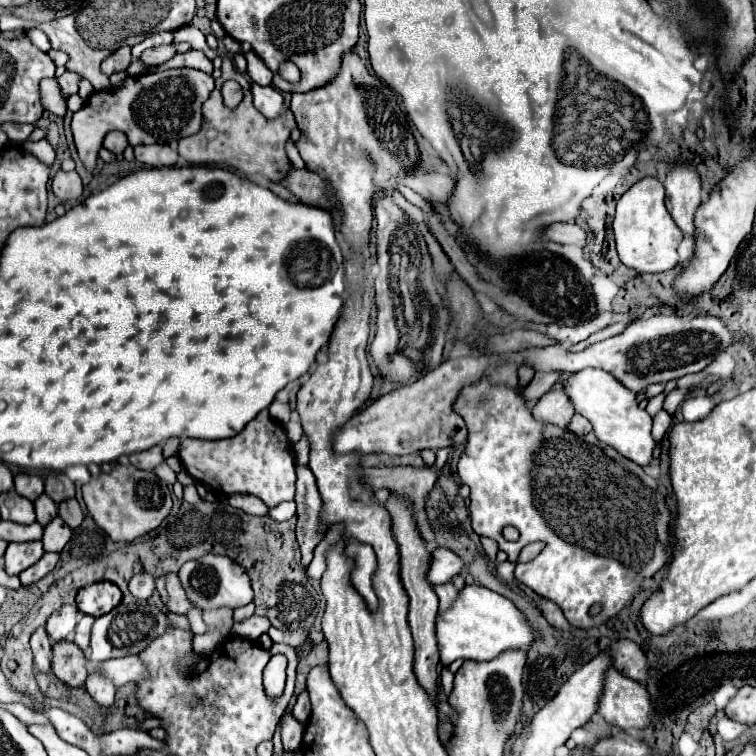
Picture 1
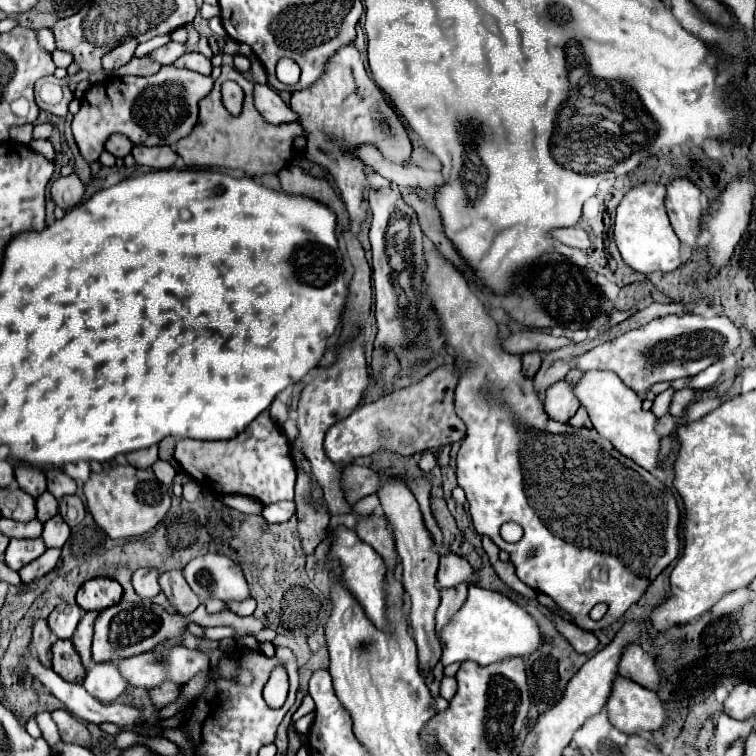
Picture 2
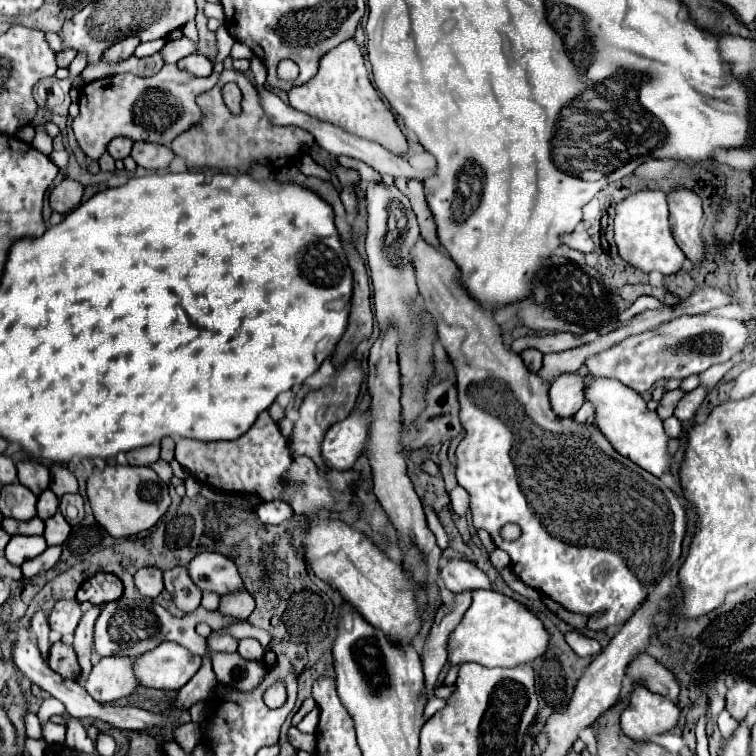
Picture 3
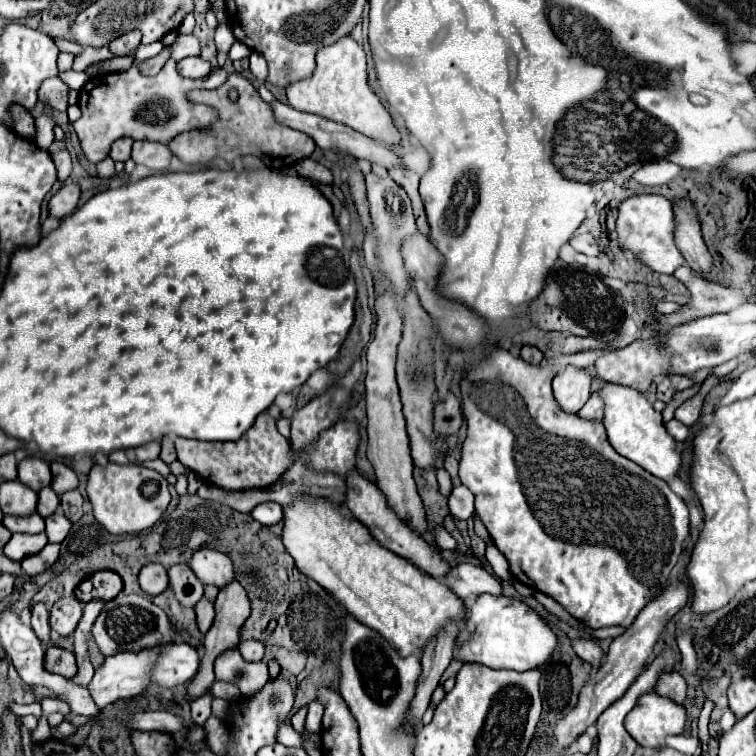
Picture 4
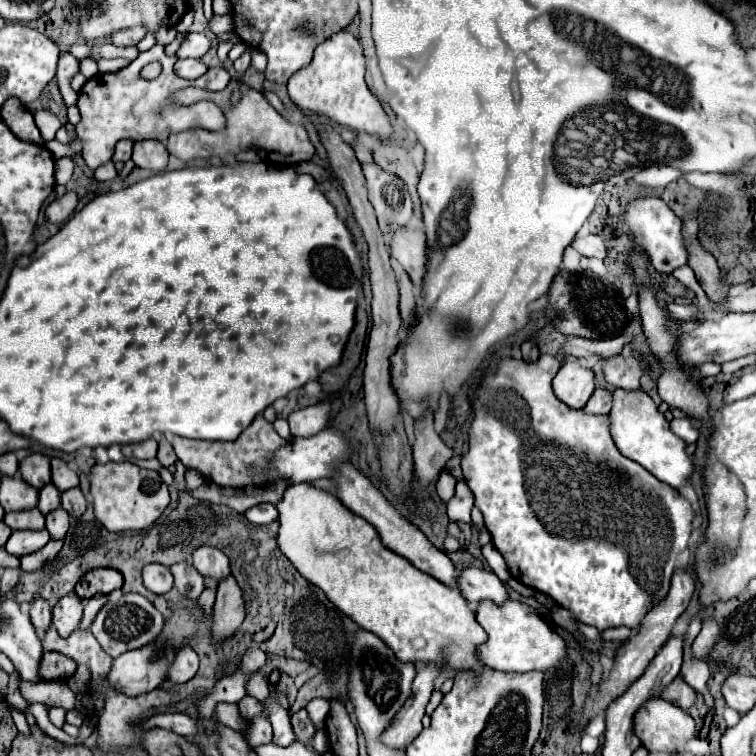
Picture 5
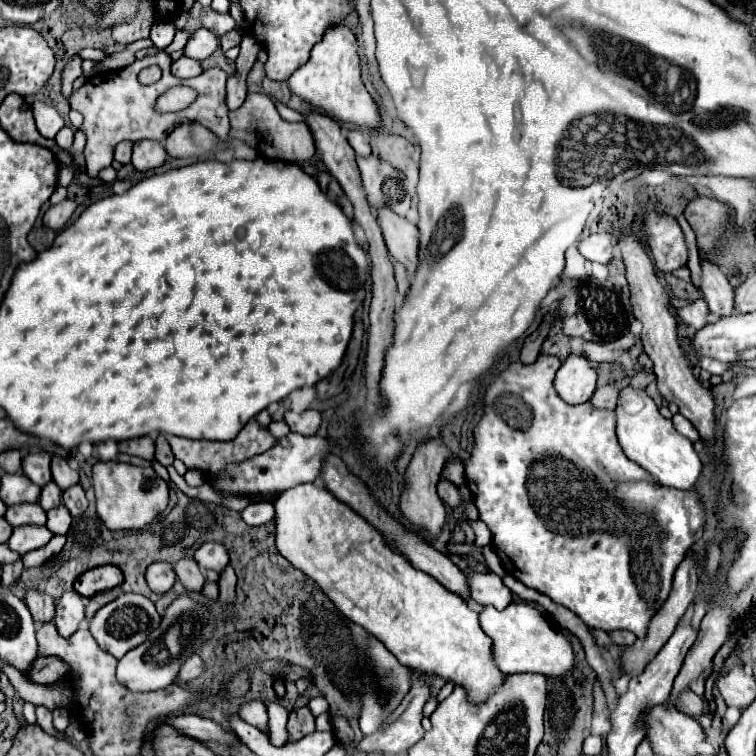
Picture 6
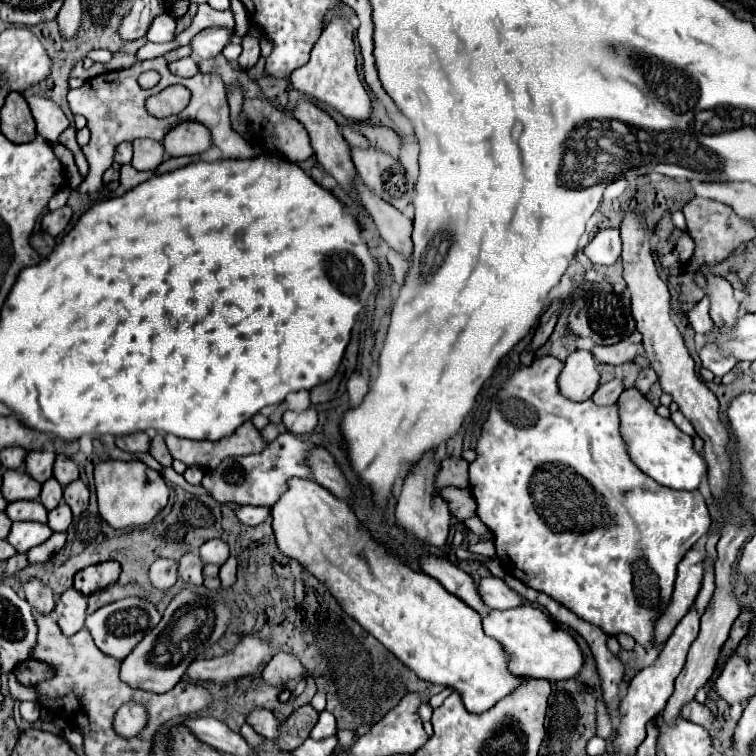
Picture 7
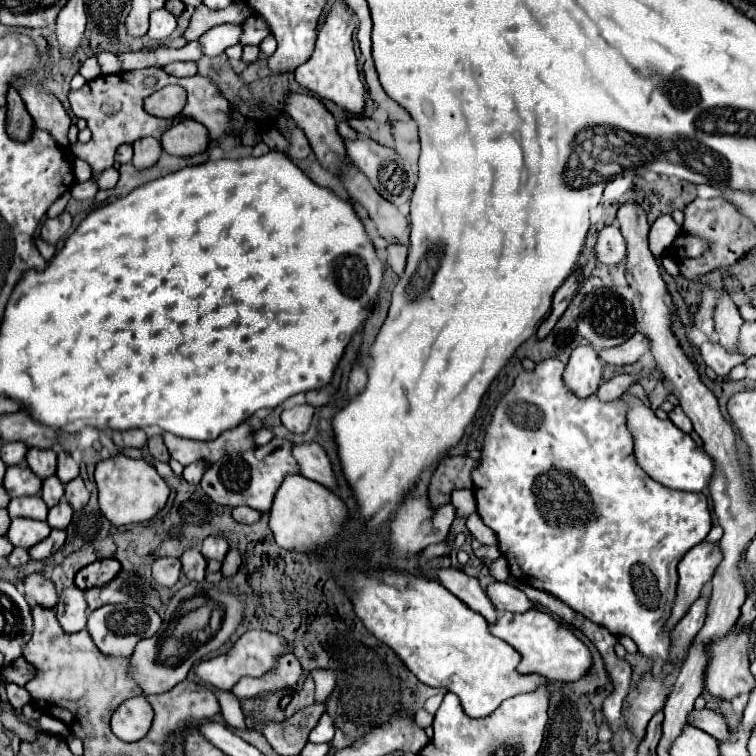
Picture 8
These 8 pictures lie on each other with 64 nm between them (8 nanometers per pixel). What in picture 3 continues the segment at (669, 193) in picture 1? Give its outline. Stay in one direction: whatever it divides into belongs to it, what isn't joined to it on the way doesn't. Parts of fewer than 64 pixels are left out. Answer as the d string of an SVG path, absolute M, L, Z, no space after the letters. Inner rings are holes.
M672 190L668 194L670 228L676 244L692 264L704 262L704 242L700 236L702 226L702 200L692 190Z

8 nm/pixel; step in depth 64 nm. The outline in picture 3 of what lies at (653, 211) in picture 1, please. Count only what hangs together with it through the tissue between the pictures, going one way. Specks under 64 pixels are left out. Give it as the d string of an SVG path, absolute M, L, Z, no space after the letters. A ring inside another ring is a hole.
M642 190L622 200L616 206L616 218L614 218L614 238L620 256L628 264L644 272L658 270L662 274L676 274L682 268L686 256L680 252L680 248L672 238L668 216L670 212L668 212L666 194L660 190Z

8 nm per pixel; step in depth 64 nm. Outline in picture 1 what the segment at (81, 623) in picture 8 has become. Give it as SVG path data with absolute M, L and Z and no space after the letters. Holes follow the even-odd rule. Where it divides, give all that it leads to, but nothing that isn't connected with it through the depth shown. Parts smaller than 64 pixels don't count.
M66 604L66 606L62 606L60 610L56 610L48 618L46 630L48 630L48 634L50 634L52 640L56 640L56 642L58 640L66 640L66 638L72 636L78 620L80 620L80 610L76 606L72 606L72 604Z

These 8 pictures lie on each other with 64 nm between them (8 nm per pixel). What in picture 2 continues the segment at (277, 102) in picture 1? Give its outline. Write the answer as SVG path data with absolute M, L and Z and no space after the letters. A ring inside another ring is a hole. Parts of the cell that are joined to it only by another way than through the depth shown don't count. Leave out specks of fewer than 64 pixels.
M254 84L254 104L270 124L298 122L298 114L268 84Z

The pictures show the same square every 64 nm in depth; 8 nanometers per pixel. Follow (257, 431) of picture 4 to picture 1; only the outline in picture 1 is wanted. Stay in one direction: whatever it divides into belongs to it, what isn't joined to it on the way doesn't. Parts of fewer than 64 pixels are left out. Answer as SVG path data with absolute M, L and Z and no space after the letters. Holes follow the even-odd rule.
M262 410L240 434L234 438L226 440L194 440L194 438L184 438L180 440L180 450L178 458L188 470L188 474L206 486L210 486L214 492L222 492L226 496L230 494L252 494L258 496L268 508L284 502L284 500L294 500L294 482L296 482L296 464L292 456L292 444L280 424L276 424L268 410Z

